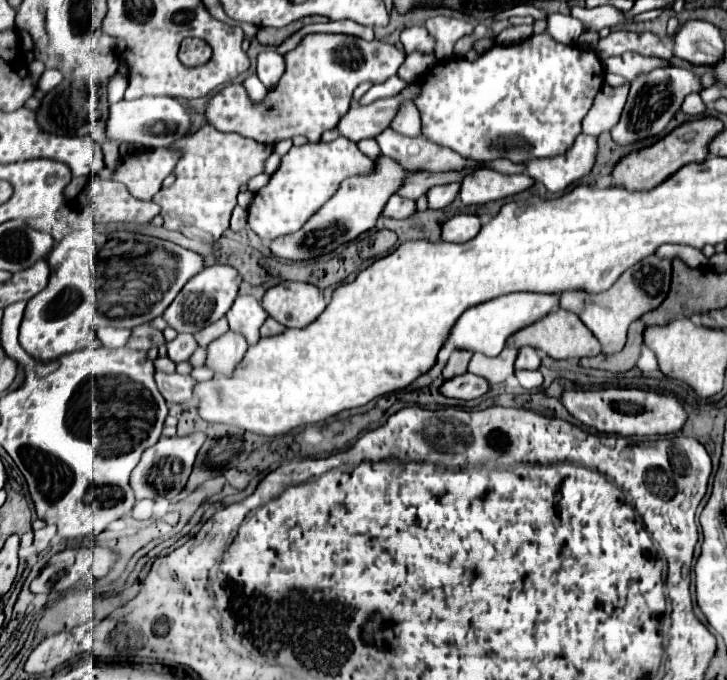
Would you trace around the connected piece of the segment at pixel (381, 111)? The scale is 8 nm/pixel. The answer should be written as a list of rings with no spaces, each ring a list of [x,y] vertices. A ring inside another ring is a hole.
[[[409,84],[399,96],[377,100],[369,106],[351,106],[349,112],[337,124],[339,136],[345,136],[351,142],[375,138],[391,124],[399,104],[405,100],[413,100],[417,92],[419,92],[417,84]]]

